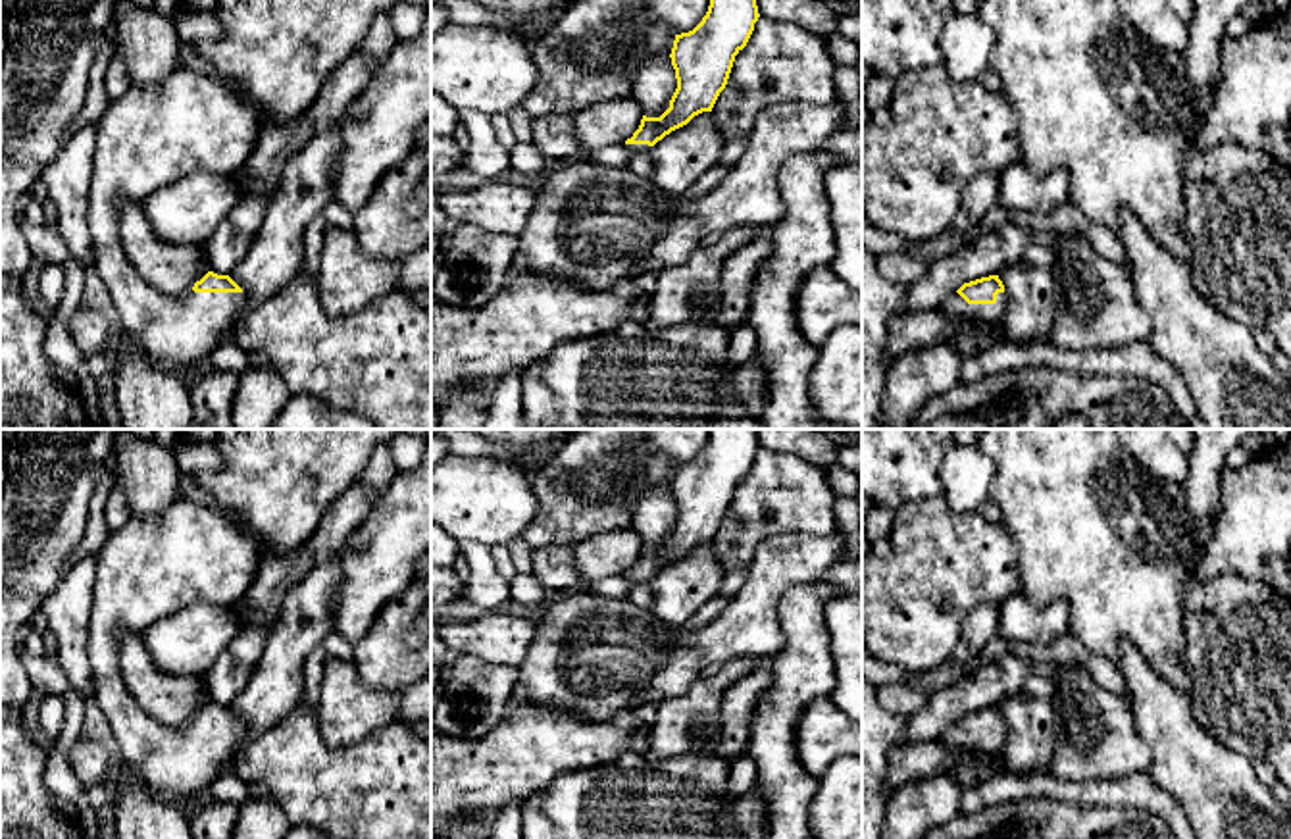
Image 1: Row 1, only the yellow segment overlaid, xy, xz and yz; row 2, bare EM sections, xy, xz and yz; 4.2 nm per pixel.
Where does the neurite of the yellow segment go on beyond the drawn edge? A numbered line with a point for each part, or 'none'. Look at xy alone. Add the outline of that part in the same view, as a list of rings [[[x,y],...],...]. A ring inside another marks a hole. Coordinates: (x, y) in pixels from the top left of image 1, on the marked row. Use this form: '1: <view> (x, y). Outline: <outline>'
1: xy (151, 137). Outline: [[[177,67],[154,87],[133,87],[112,100],[96,125],[87,225],[94,244],[94,269],[119,316],[121,350],[140,352],[169,371],[206,362],[233,329],[244,308],[244,292],[194,292],[167,296],[146,283],[127,260],[119,219],[125,204],[142,202],[165,185],[194,171],[231,175],[242,169],[260,135],[260,115],[227,85]]]

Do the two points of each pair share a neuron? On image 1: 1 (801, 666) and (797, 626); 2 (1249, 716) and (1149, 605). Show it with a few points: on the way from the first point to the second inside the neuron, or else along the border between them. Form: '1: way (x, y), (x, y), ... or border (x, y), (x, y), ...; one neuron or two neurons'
1: way (801, 657), (797, 653), (797, 635); one neuron
2: border (1186, 601), (1186, 672), (1189, 689); two neurons

